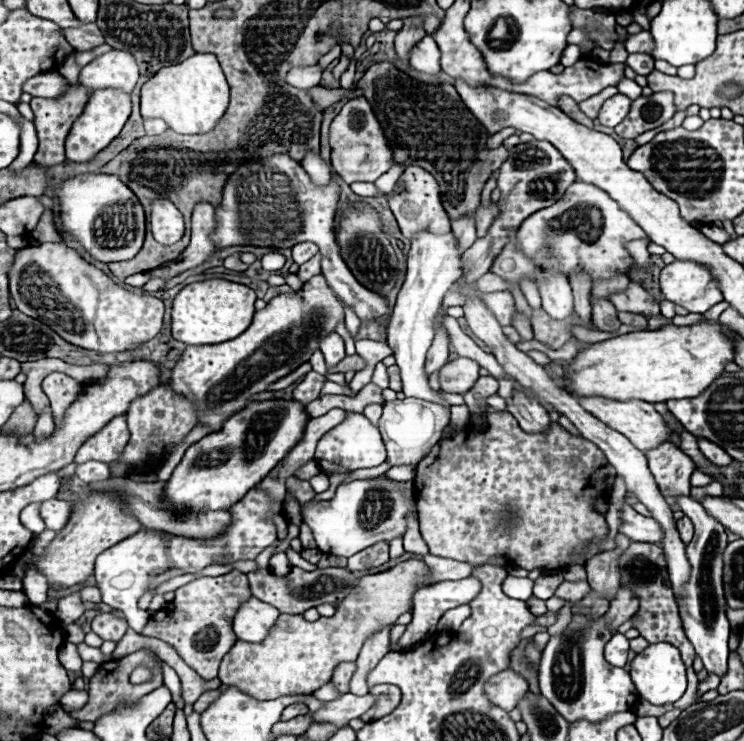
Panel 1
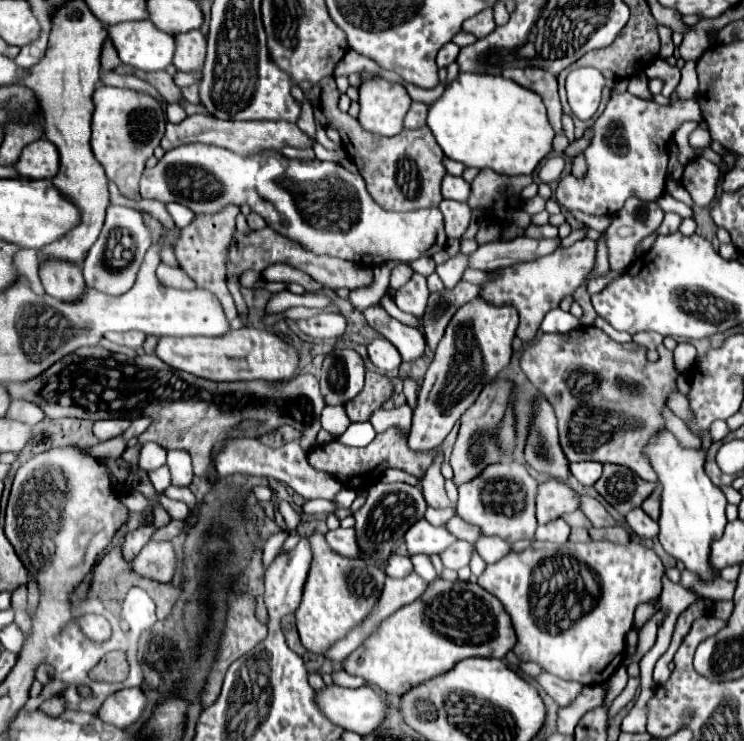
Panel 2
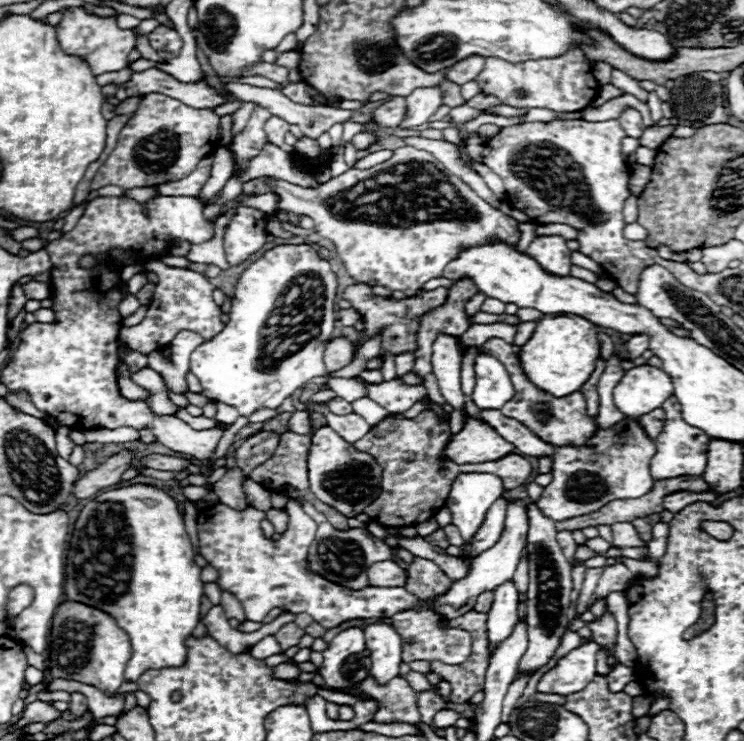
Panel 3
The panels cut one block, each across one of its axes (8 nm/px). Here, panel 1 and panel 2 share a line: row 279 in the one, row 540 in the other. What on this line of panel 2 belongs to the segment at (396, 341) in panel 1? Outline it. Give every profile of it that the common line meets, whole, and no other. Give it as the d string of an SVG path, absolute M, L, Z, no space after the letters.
M424 518L410 526L404 538L410 554L440 554L458 540L444 526L432 526Z

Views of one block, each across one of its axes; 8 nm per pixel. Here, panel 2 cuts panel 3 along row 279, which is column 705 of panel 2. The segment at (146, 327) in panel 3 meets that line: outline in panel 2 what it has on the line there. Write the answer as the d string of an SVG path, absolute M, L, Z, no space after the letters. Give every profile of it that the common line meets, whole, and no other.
M703 156L696 157L684 167L682 179L688 184L684 181L683 185L697 206L710 207L715 199L718 176L718 166Z

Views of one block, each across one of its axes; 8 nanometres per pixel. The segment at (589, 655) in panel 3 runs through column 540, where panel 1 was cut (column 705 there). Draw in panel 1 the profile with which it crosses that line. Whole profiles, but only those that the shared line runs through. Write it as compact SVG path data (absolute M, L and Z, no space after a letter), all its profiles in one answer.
M708 674L706 676L706 680L700 680L700 684L698 684L698 692L696 692L696 700L704 694L704 692L708 692L708 690L714 690L718 686L718 676L716 674Z

